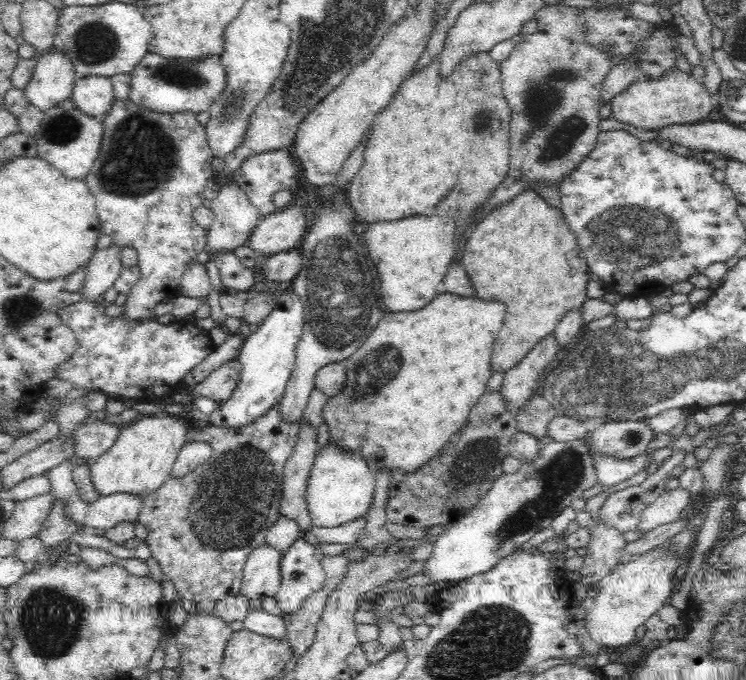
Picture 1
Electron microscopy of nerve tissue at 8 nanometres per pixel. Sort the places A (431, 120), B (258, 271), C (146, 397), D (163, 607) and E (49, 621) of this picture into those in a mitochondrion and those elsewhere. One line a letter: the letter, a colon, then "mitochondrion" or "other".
A: other
B: other
C: other
D: other
E: mitochondrion

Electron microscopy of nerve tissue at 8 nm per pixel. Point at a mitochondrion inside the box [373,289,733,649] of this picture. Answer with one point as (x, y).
(564, 472)

